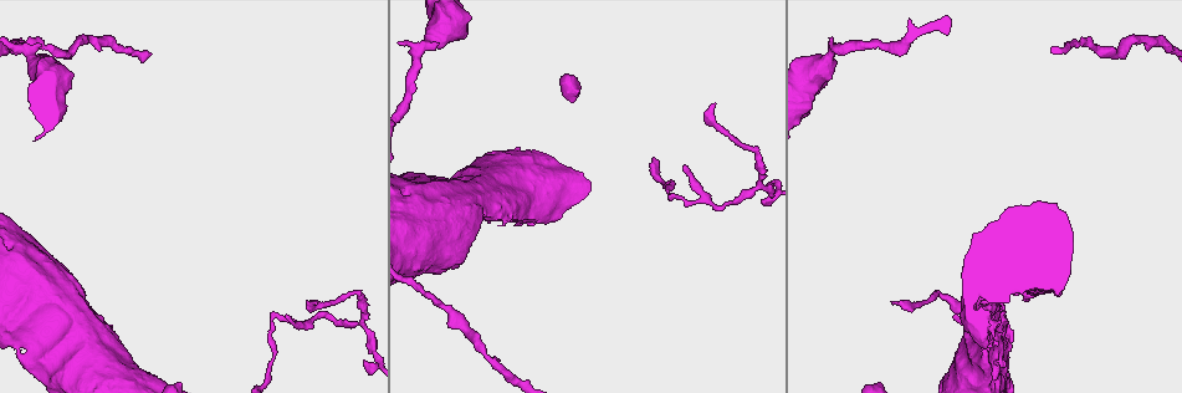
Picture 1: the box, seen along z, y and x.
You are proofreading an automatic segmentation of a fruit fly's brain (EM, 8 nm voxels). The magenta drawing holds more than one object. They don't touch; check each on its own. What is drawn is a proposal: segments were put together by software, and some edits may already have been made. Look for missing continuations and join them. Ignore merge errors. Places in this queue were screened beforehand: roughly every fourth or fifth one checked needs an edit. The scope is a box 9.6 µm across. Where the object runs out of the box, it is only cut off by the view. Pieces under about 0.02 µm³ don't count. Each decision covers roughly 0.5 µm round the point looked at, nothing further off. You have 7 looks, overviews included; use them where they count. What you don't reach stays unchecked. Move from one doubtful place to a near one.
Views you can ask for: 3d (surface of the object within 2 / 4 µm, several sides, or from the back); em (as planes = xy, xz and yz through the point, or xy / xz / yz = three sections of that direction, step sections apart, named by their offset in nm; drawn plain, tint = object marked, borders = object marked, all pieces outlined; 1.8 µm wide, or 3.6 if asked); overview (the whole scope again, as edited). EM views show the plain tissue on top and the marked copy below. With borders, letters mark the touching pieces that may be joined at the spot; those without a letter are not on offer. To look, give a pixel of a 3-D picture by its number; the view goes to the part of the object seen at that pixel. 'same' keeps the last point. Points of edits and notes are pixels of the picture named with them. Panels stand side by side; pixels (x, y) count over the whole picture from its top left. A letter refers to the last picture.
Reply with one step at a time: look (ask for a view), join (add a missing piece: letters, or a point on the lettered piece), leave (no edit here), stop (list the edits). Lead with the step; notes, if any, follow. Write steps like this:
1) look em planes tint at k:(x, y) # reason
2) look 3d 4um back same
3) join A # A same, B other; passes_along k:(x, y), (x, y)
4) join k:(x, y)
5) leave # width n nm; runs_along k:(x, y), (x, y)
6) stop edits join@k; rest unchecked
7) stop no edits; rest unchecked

look 3d 2um at 1:(278, 320) # abrupt turn

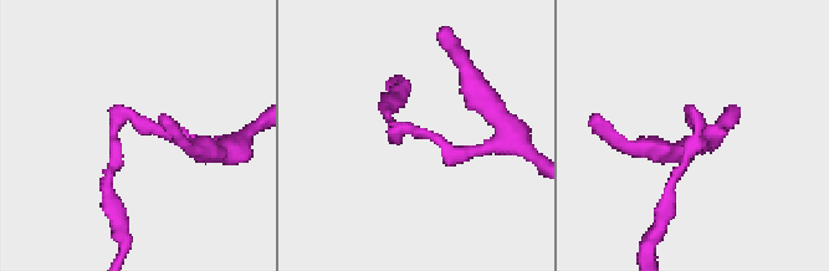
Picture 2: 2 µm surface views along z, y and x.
look em yz step 16 tint at 2:(407, 130)

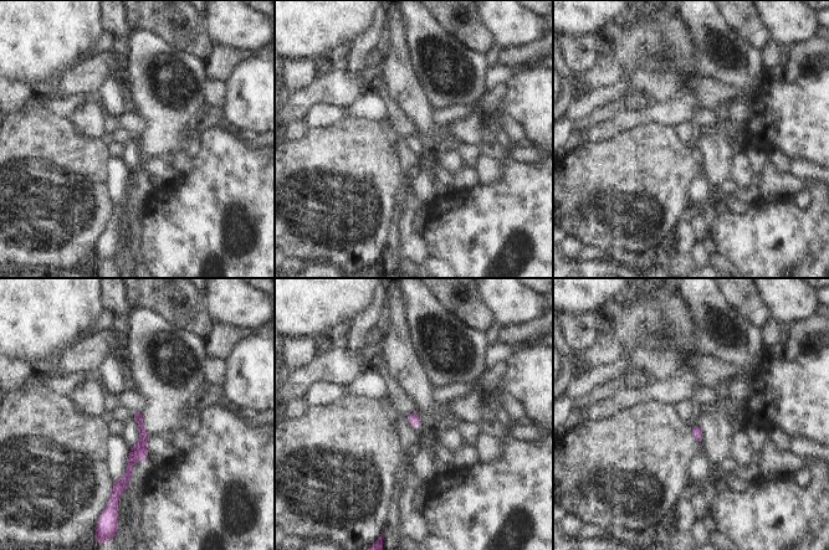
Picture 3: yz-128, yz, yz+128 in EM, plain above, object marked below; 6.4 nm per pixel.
look em planes borders same

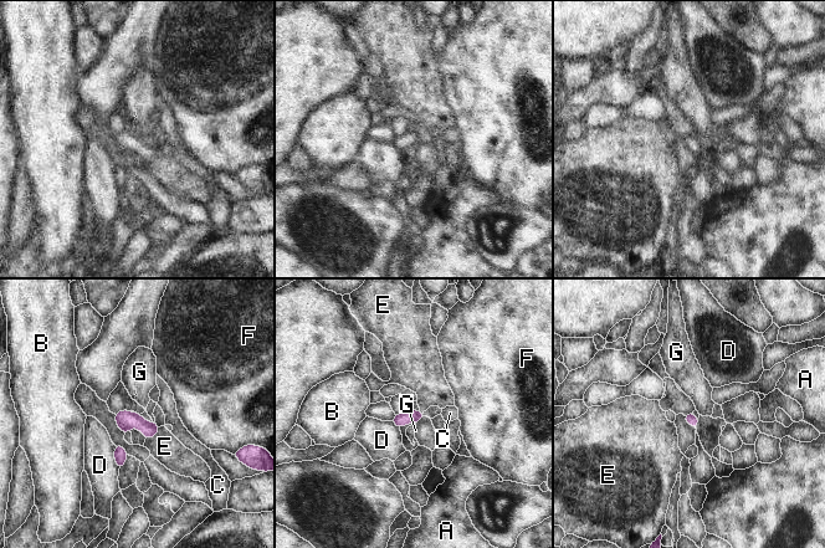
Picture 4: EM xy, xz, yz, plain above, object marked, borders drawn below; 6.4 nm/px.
leave # A other, B other, C other, D other, E other, F other, G other; border 4:(139, 414), (152, 423); no lettered piece goes on from it

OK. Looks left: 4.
look em yz step 16 borders at 1:(314, 301) # branch stops here

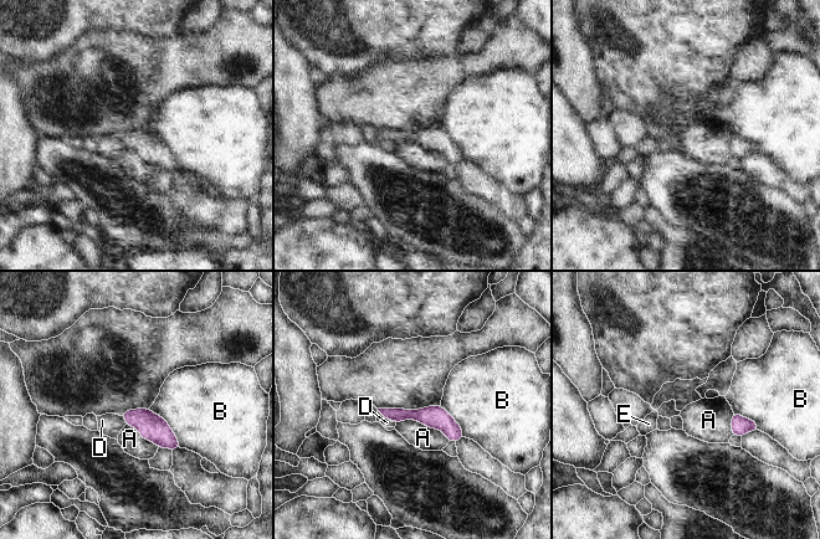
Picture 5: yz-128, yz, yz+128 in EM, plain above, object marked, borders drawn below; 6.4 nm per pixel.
look em planes borders same

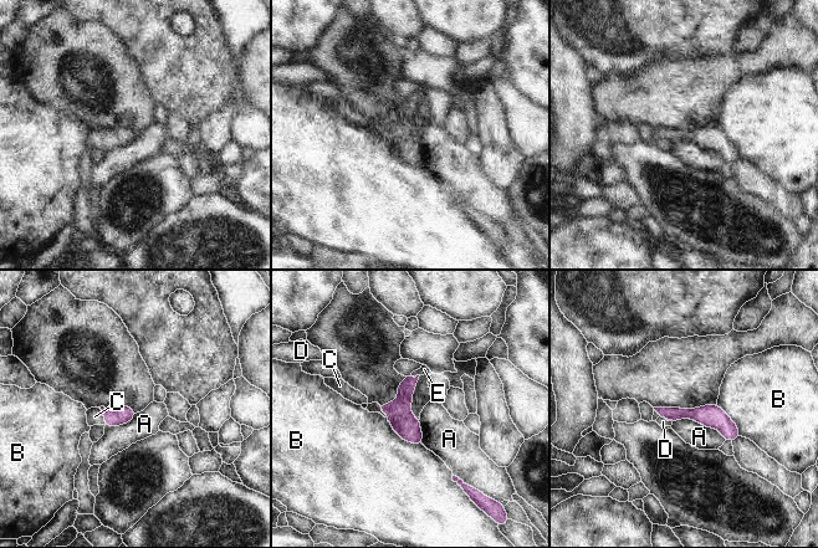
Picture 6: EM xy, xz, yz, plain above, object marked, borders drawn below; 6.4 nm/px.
join C, E # width 130 nm; A other, B other, C same, D other, E same; it goes on there

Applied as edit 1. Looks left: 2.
stop edits join@6; rest unchecked

